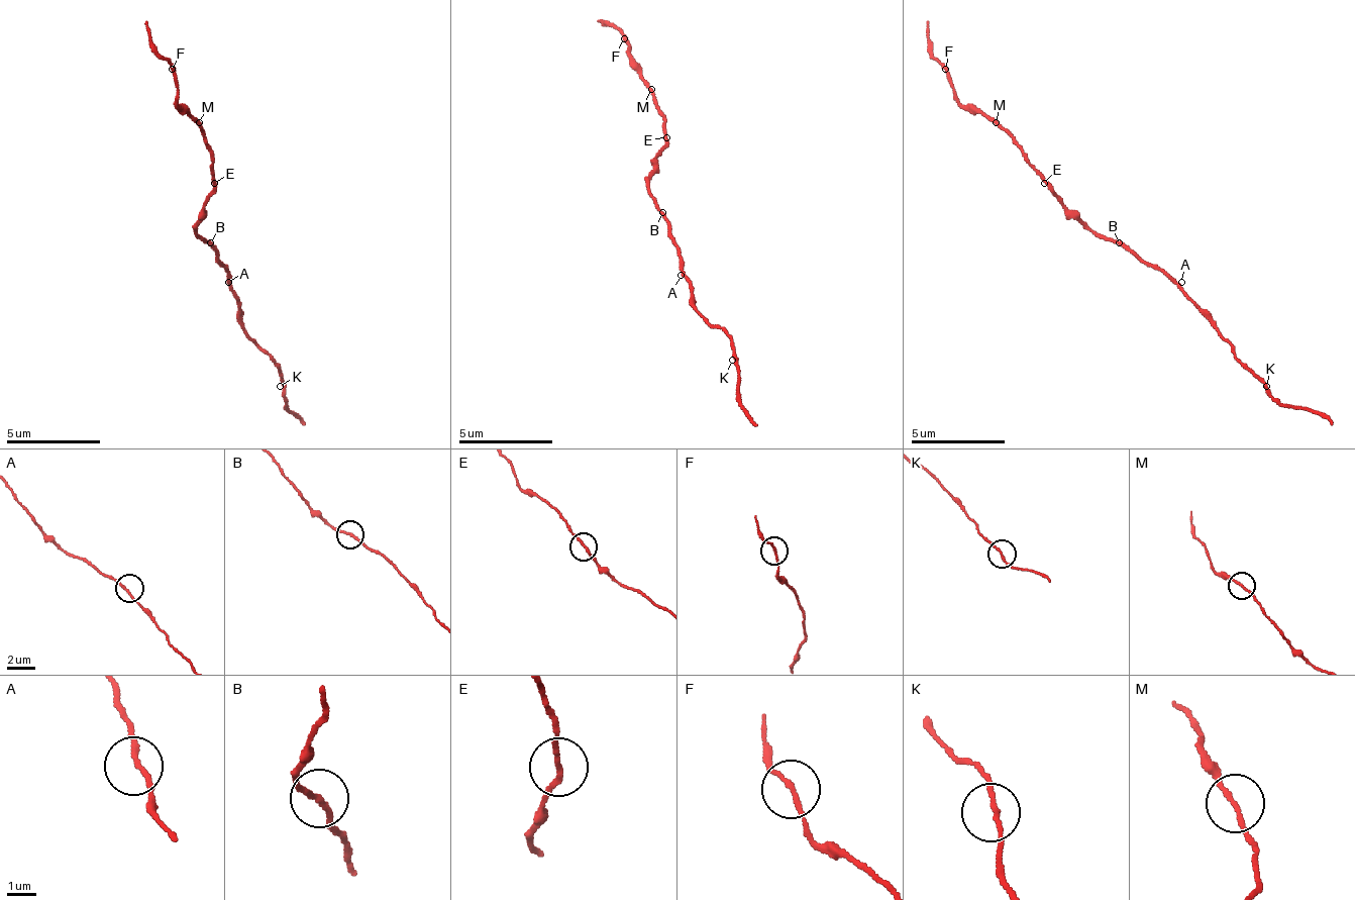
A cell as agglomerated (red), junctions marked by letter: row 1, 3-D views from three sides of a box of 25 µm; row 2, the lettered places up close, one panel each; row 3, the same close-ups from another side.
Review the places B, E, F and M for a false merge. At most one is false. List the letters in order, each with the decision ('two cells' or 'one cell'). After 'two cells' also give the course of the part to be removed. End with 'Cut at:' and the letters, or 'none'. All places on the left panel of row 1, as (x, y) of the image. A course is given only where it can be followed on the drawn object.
B: one cell
E: one cell
F: one cell
M: one cell
Cut at: none

